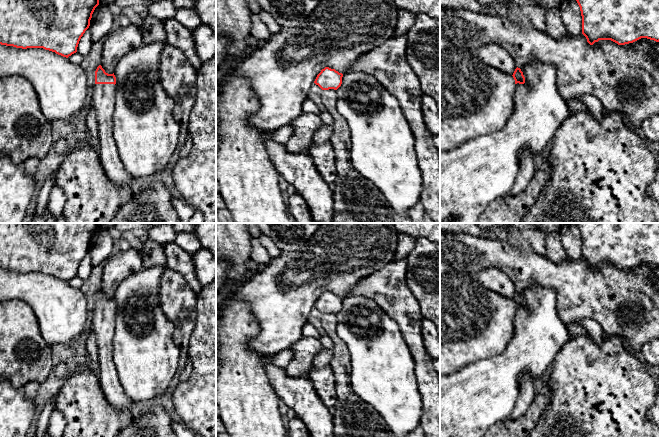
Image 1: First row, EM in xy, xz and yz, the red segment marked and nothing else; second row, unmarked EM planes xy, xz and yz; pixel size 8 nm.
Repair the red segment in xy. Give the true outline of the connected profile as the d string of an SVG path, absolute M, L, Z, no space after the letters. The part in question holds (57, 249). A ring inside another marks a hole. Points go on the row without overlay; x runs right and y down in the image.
M0 223L0 268L16 272L43 272L68 282L77 276L79 265L90 250L90 244L95 232L99 229L99 223Z

